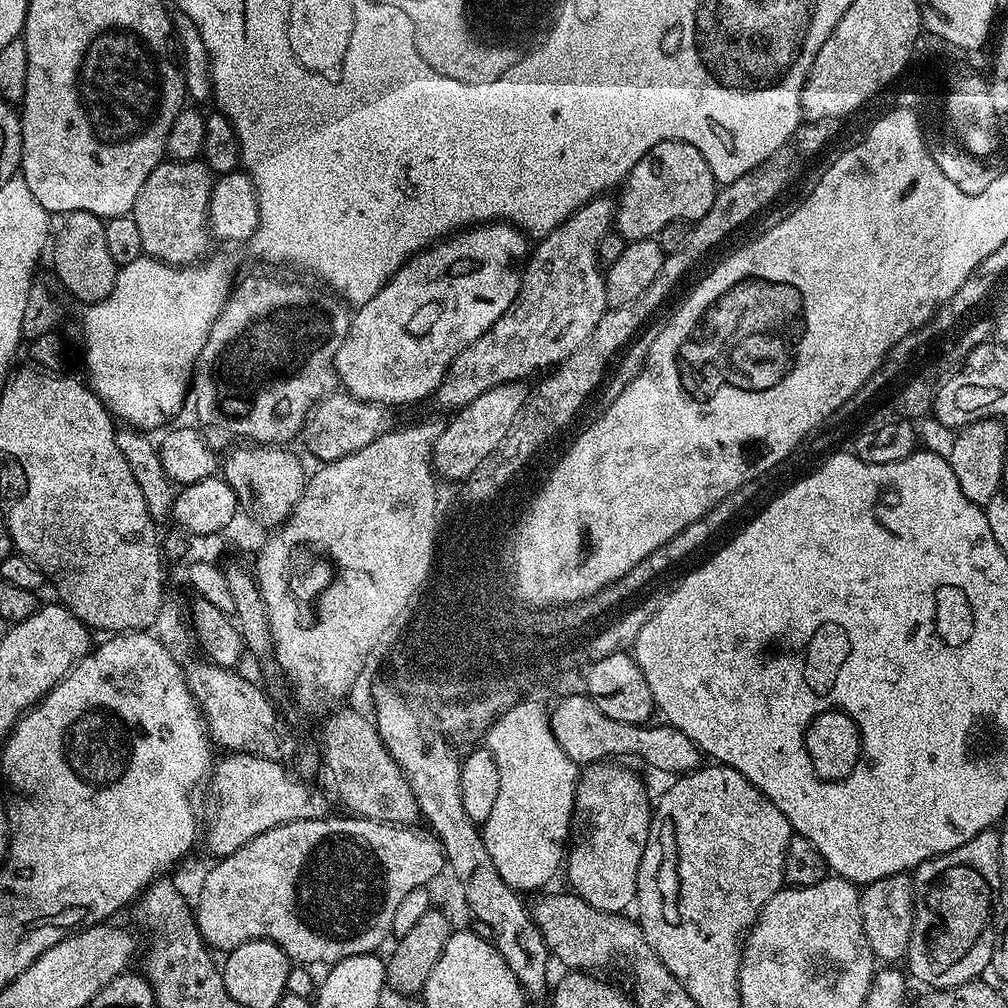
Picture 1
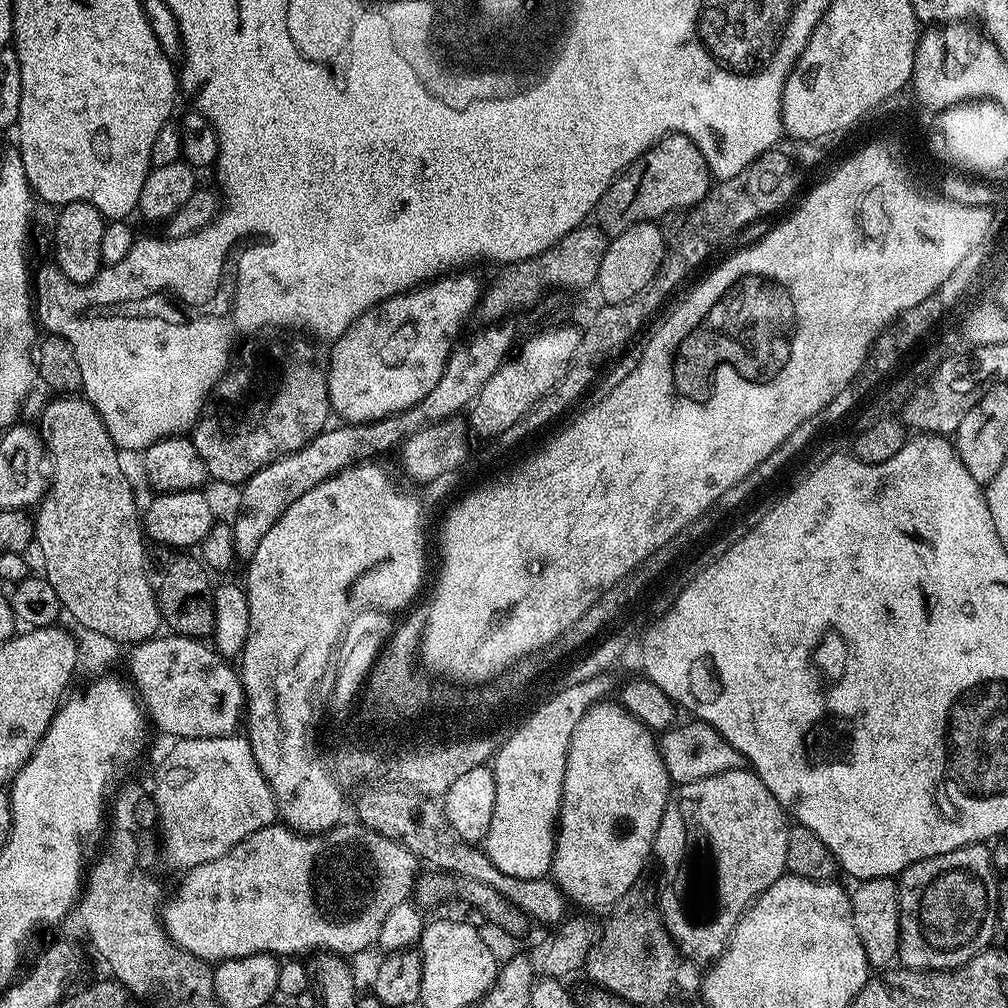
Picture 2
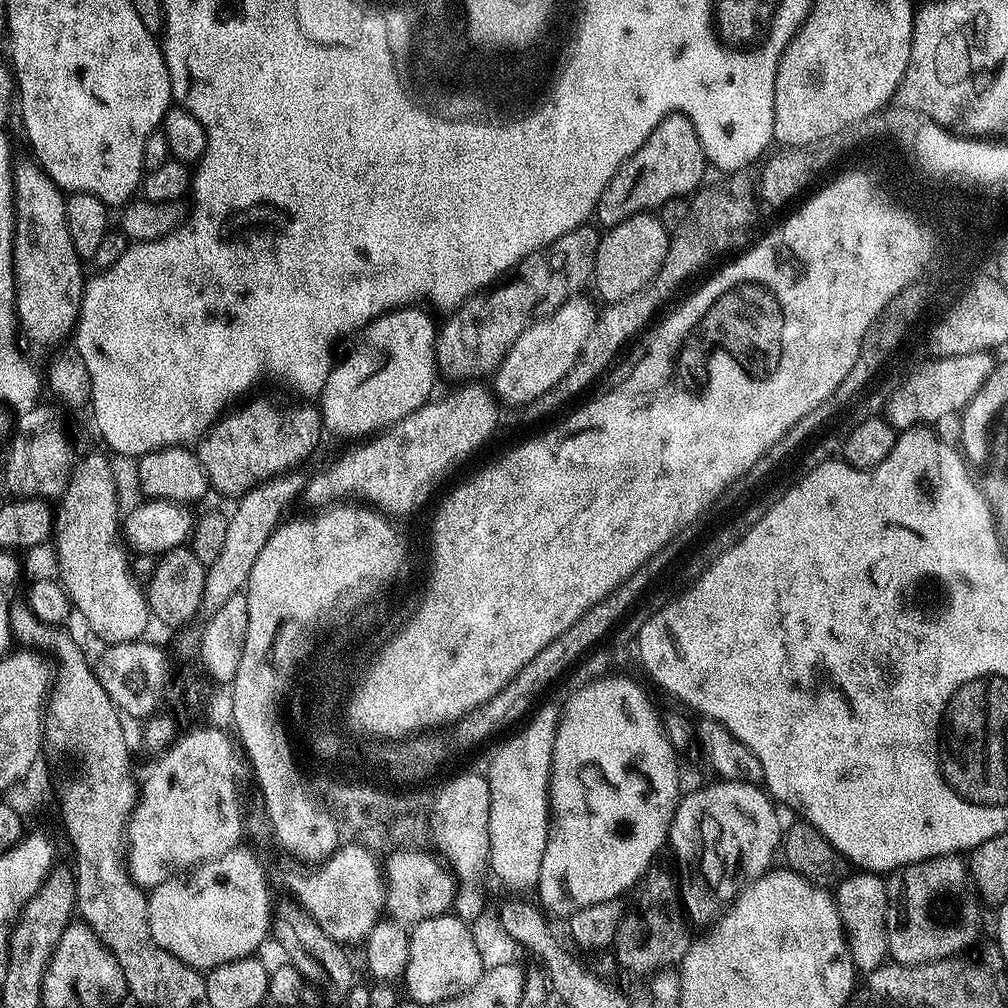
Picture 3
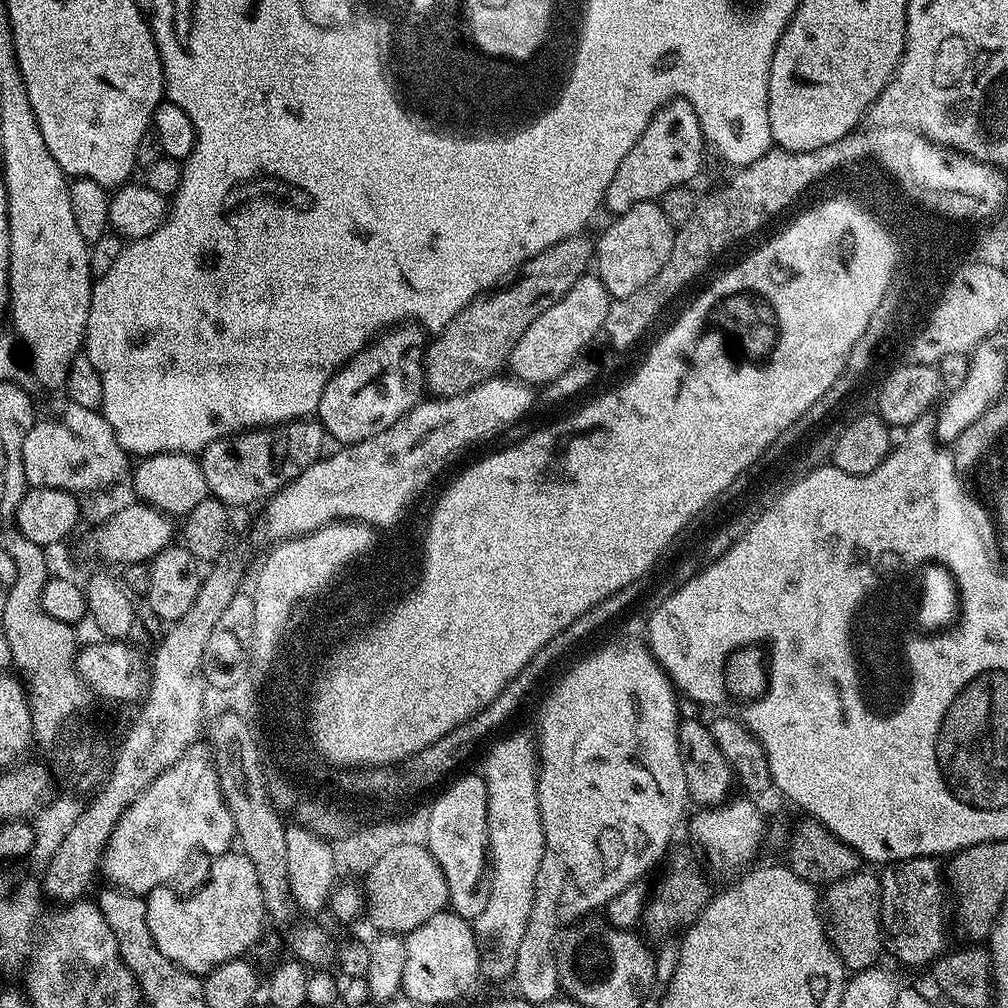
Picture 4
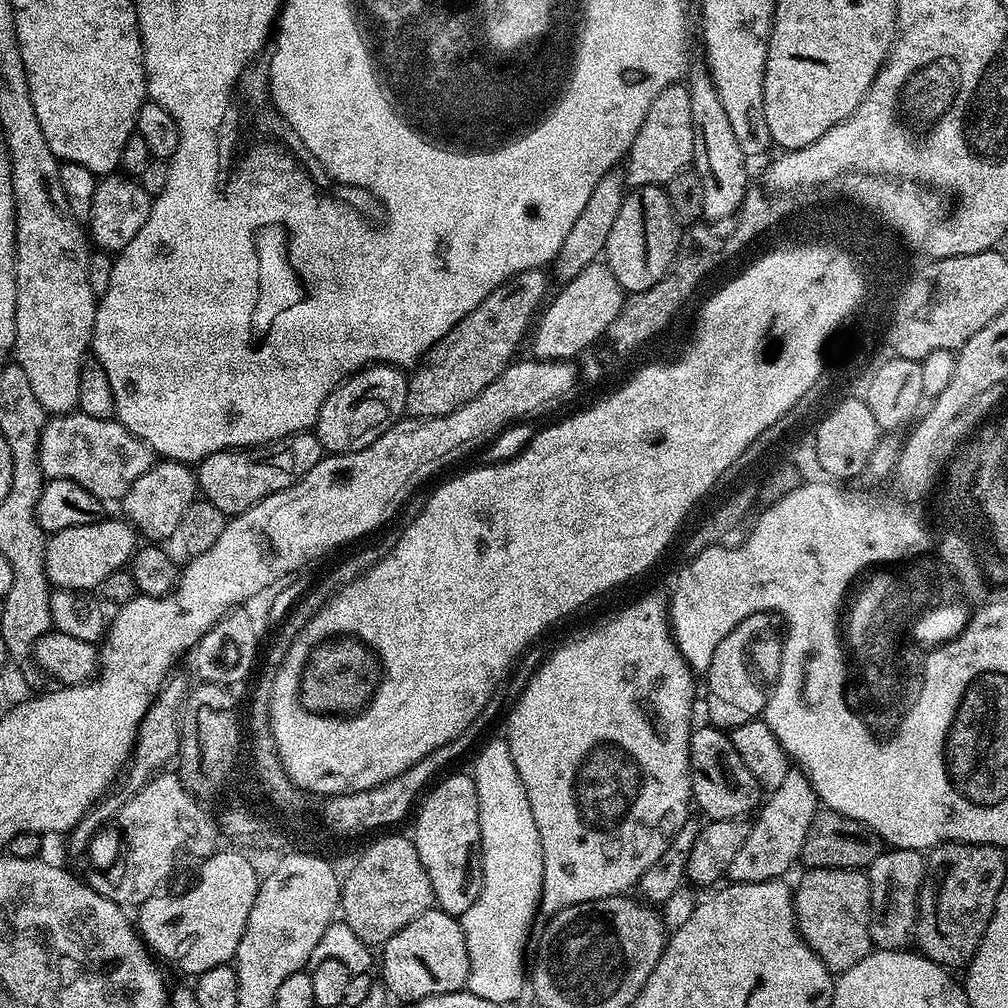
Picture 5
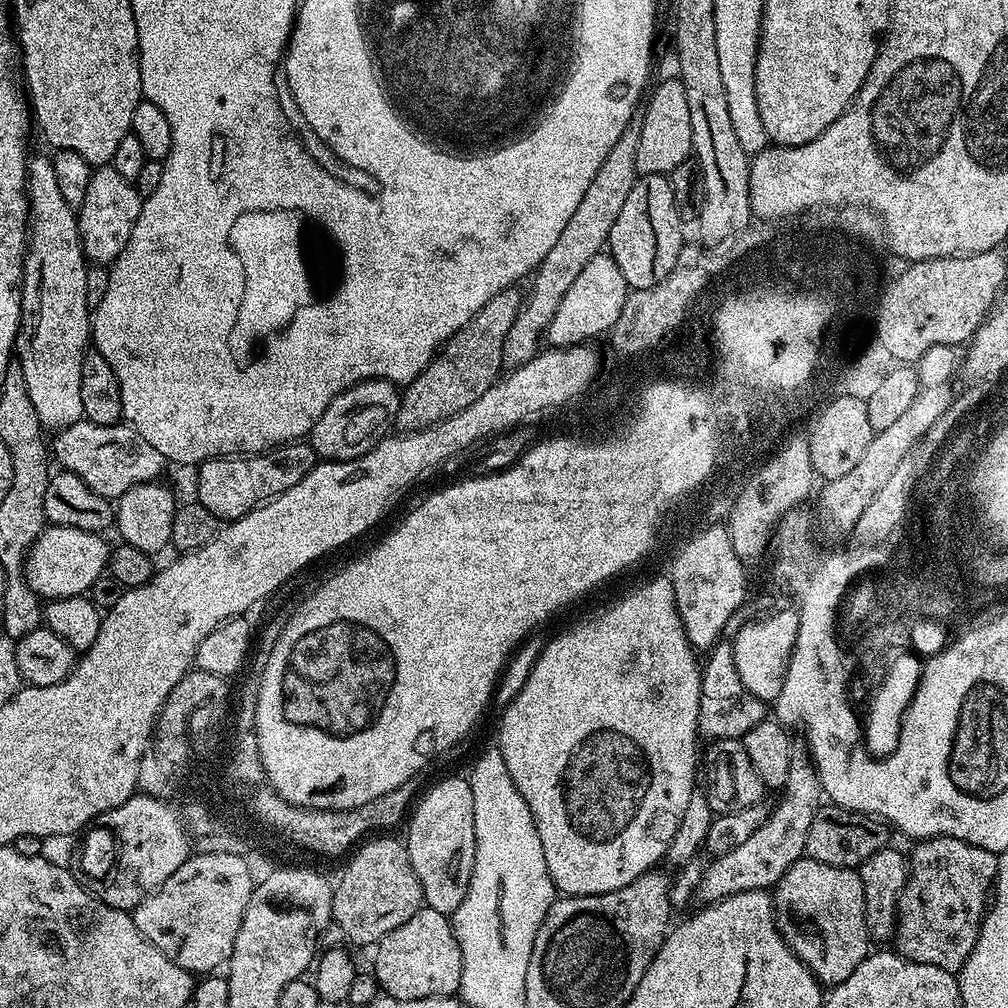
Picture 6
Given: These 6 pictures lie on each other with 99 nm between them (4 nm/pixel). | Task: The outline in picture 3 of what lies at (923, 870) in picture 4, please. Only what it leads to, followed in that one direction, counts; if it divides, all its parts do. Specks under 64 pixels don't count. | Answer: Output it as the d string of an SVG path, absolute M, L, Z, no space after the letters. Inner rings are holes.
M963 855L935 856L910 864L899 876L900 889L891 893L888 906L888 955L895 963L946 960L967 953L981 939L982 901Z

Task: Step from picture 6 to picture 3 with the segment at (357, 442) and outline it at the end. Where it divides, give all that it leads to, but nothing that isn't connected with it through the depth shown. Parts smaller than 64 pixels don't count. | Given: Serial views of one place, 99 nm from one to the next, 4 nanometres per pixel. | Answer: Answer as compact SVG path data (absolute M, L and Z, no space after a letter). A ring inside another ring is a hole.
M401 306L393 312L383 312L360 329L352 353L333 367L318 397L322 424L327 431L329 428L340 436L368 438L429 403L438 377L438 324L424 310L420 306Z

